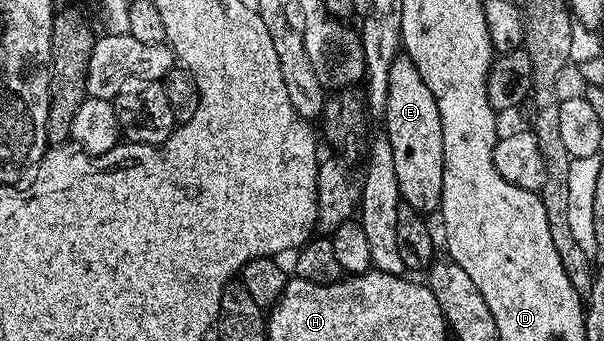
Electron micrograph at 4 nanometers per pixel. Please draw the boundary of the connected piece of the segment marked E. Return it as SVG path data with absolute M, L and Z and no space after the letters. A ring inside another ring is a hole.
M406 56L394 59L390 67L390 87L382 114L383 132L394 151L394 172L398 174L400 200L425 215L435 214L442 199L442 119L430 87L418 75L418 67Z

